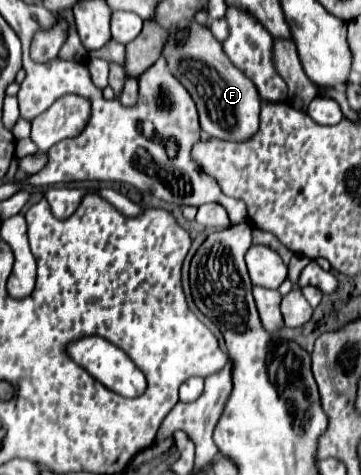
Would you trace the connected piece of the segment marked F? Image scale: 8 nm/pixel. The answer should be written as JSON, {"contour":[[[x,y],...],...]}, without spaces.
{"contour":[[[190,21],[184,29],[188,31],[186,35],[182,35],[180,25],[168,31],[168,41],[162,53],[170,73],[190,91],[198,107],[202,131],[222,141],[248,141],[260,127],[260,95],[256,85],[228,59],[222,41],[218,41],[208,27]]]}

